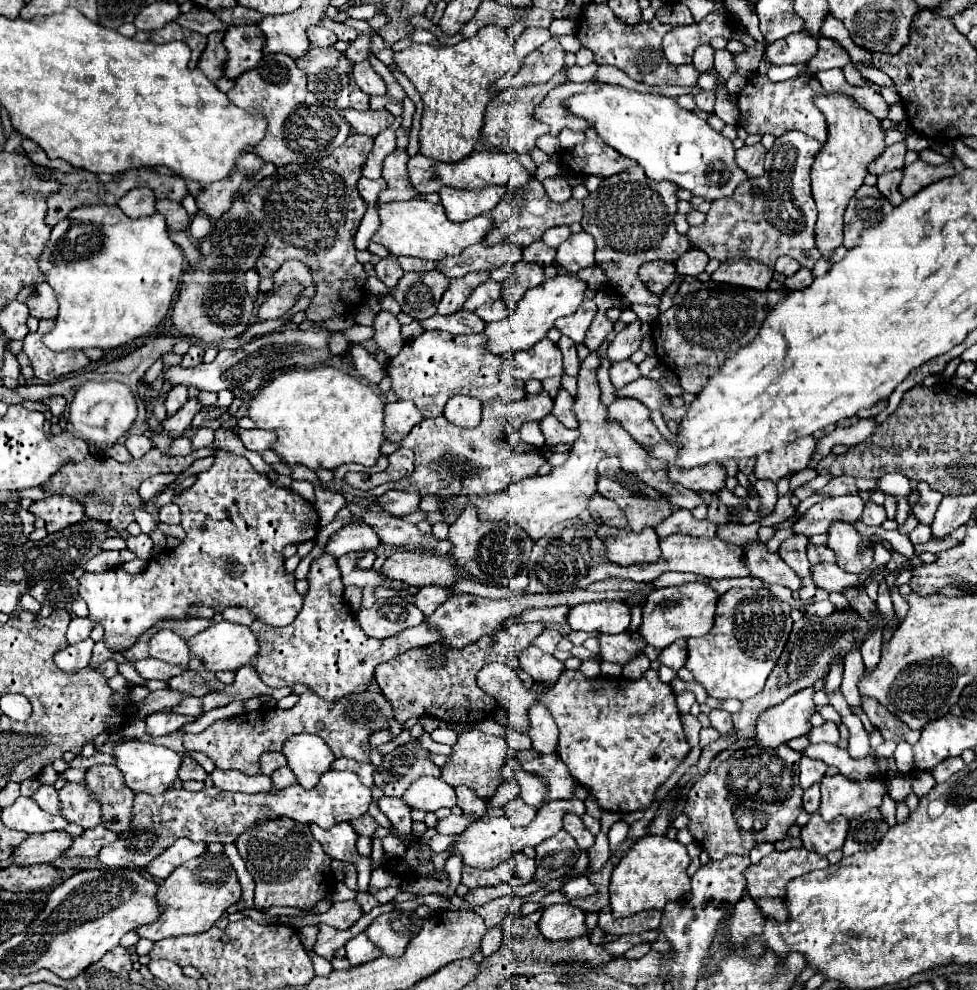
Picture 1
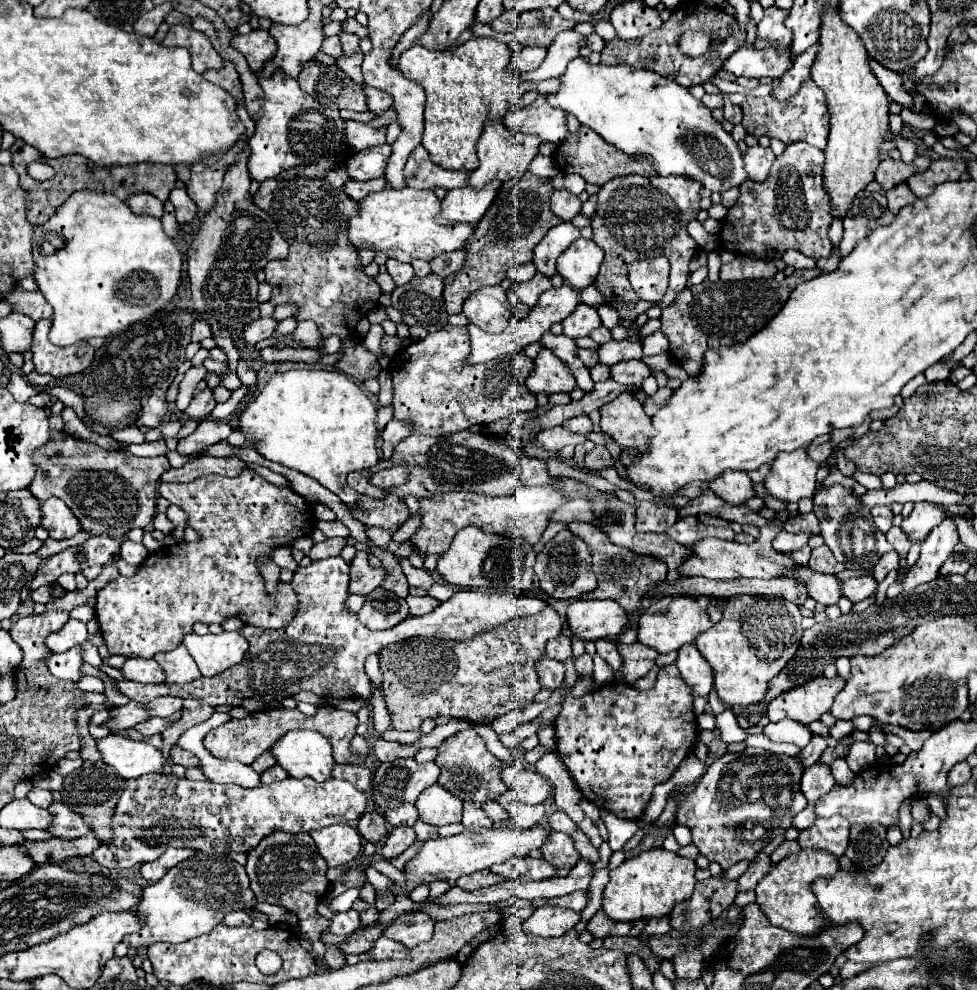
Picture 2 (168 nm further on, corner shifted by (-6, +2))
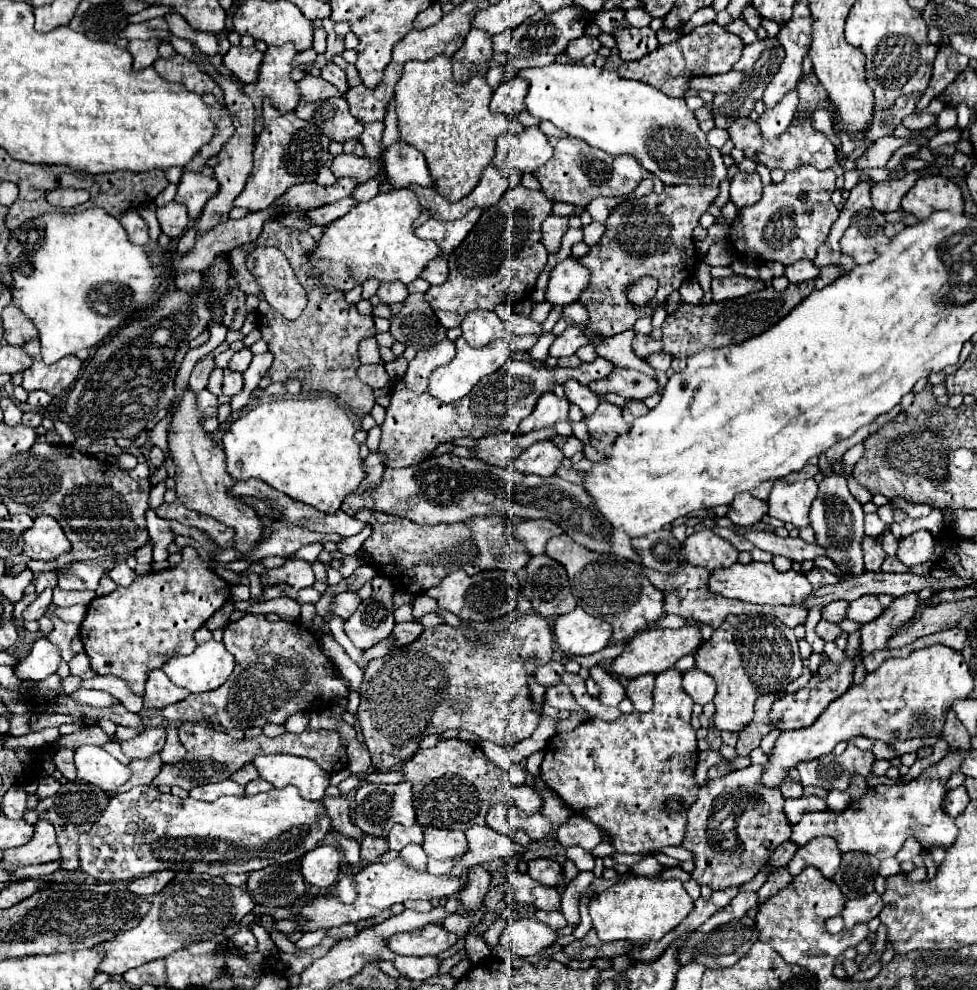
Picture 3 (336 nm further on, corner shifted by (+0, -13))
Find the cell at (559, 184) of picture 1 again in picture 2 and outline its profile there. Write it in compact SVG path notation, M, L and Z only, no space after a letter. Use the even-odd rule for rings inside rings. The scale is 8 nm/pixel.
M561 188L561 190L553 190L553 196L551 196L551 210L563 218L563 220L571 220L573 216L579 214L581 210L581 200L571 194L567 188Z

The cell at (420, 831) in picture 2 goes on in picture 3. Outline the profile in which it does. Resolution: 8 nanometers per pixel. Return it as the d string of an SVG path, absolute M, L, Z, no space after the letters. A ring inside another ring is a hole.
M407 845L407 847L403 847L399 851L399 859L405 865L409 865L409 867L413 867L417 871L423 871L427 867L427 853L423 851L421 845Z

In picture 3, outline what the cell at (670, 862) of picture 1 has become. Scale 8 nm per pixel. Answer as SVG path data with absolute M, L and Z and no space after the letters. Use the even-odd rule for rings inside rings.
M627 877L615 887L595 895L589 901L589 913L593 927L603 943L629 941L631 945L641 945L649 941L663 939L665 933L673 931L693 909L693 899L687 895L685 887L677 879L661 881L653 877Z

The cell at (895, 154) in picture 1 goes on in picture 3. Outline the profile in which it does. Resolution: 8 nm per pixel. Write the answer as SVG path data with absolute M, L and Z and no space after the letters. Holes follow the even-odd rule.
M913 171L913 173L905 175L903 179L891 179L885 183L875 183L871 189L873 209L877 209L879 213L889 213L889 211L901 209L901 199L915 185L917 179L919 179L919 175L915 175L915 171Z

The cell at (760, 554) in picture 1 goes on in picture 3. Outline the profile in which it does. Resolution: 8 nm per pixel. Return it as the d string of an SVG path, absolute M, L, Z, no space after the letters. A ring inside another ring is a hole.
M833 601L833 603L829 603L829 605L825 607L823 619L831 621L831 623L841 623L841 621L845 621L845 617L847 617L847 607L849 607L847 601Z

